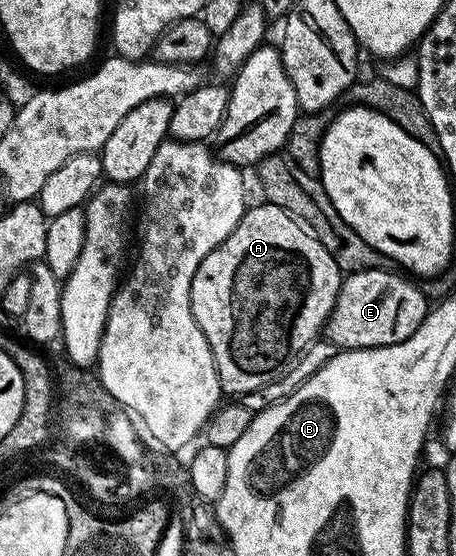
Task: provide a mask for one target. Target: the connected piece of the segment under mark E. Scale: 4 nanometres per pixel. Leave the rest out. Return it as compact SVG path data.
M373 267L370 271L353 271L350 275L348 272L342 278L339 297L324 329L324 334L334 347L347 351L386 347L407 341L407 337L419 329L427 314L425 295L412 283L412 278L393 271L380 271Z

